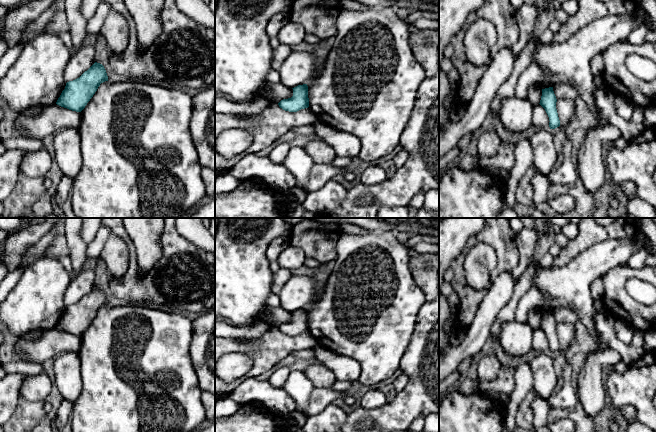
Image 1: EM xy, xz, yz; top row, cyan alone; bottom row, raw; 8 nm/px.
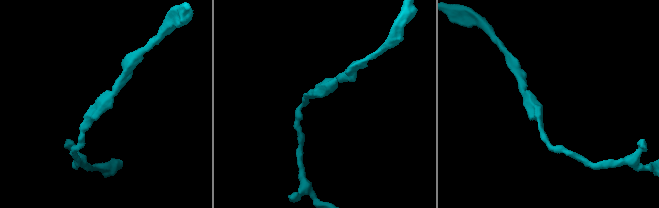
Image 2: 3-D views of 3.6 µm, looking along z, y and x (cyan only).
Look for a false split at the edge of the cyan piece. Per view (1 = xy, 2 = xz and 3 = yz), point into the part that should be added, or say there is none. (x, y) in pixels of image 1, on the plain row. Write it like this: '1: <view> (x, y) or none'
1: none
2: none
3: none

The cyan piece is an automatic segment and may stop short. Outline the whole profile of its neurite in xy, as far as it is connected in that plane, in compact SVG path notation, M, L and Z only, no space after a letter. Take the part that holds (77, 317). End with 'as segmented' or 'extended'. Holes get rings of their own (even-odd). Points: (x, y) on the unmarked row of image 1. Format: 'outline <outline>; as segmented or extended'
outline M95 286L79 302L66 307L56 328L72 335L81 336L101 307L108 305L104 290Z; as segmented

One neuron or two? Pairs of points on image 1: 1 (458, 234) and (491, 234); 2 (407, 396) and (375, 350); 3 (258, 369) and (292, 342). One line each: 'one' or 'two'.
1: two
2: two
3: one

